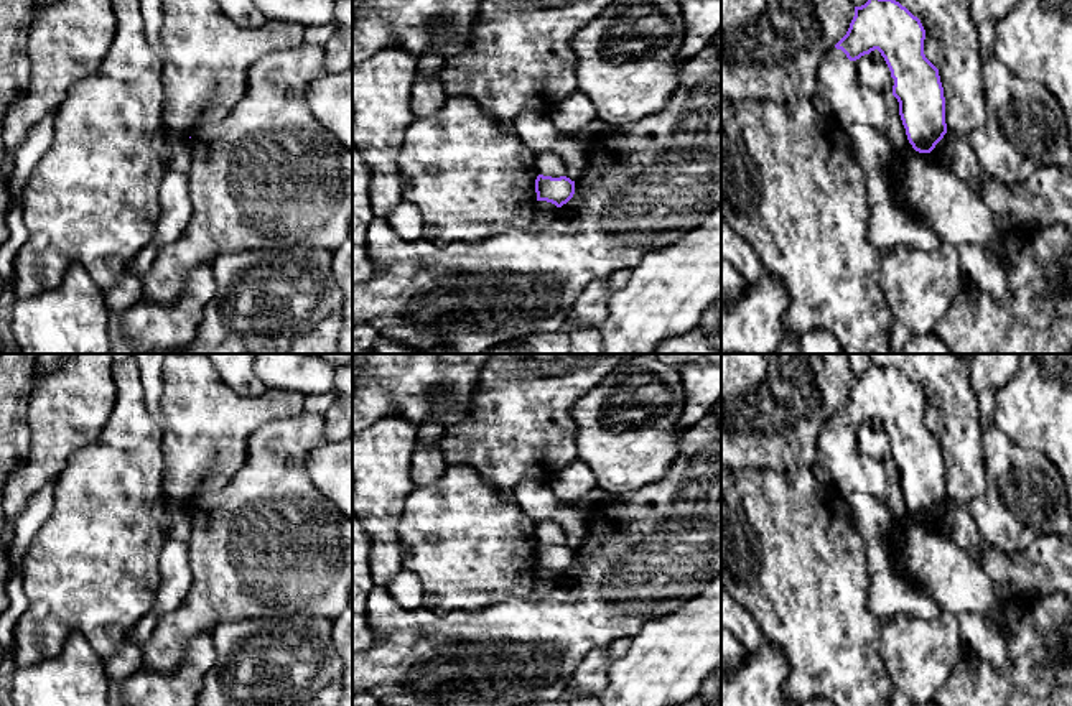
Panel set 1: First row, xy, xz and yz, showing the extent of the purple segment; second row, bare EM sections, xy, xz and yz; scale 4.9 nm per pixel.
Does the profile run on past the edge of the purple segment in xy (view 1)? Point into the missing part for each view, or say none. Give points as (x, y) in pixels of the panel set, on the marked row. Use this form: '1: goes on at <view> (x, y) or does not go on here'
1: does not go on here

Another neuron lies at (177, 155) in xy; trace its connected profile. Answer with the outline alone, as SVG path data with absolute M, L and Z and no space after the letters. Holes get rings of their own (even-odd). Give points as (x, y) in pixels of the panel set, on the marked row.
M168 133L168 138L165 140L161 158L166 170L188 173L193 163L193 153L191 153L191 138Z

